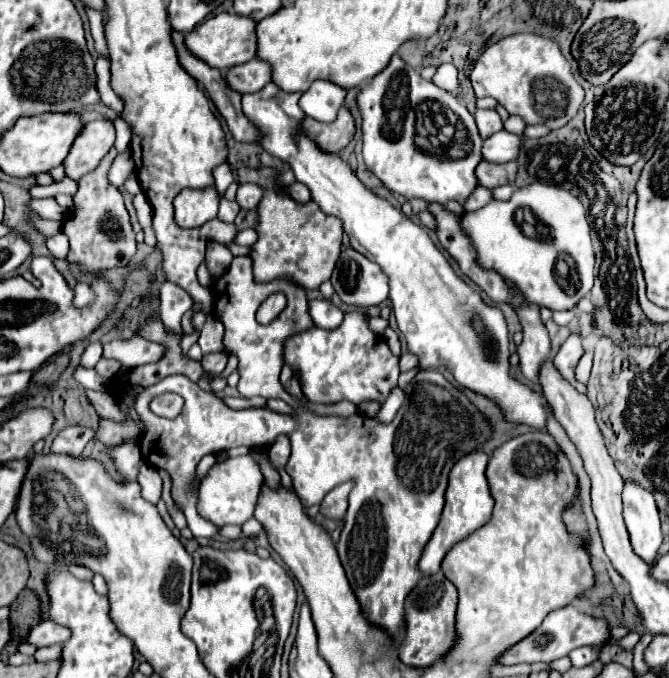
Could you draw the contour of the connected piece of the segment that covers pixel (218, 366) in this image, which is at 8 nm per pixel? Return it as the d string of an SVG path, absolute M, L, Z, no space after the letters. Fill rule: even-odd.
M218 351L218 353L212 353L212 355L204 355L202 359L202 367L208 371L208 373L222 373L224 367L228 363L228 353L226 351Z

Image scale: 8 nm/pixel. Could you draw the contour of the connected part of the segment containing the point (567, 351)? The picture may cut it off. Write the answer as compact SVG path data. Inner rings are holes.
M572 333L572 335L564 341L564 345L560 347L560 351L556 353L554 365L556 365L556 369L576 387L576 390L578 390L580 394L585 394L587 391L586 385L578 383L578 381L574 379L574 367L576 367L578 359L580 359L582 355L584 355L582 337L576 335L576 333Z

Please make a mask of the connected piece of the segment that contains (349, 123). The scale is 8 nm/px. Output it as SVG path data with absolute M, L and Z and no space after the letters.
M346 105L340 107L338 117L332 123L316 123L314 119L304 119L302 123L304 133L318 143L320 149L328 153L342 151L356 133L356 123Z

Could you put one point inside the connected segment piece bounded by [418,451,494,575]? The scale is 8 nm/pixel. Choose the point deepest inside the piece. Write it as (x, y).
(469, 503)

